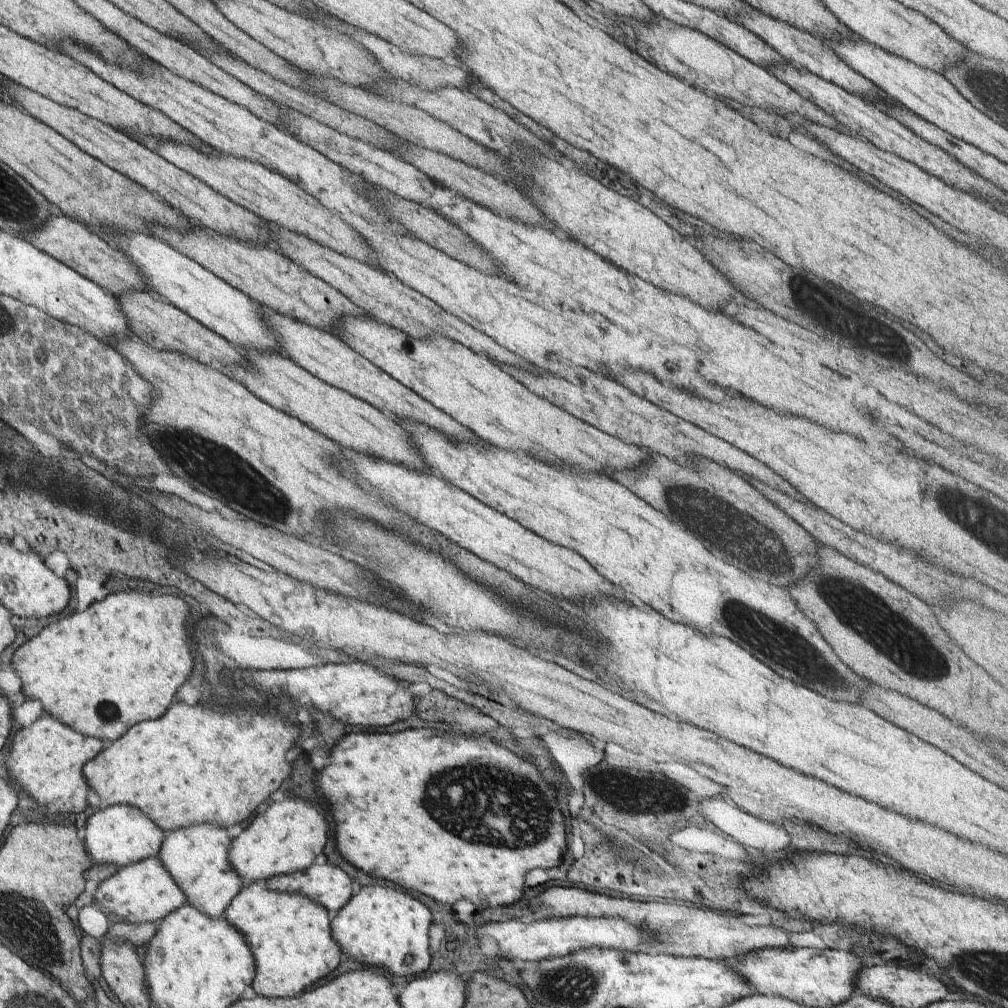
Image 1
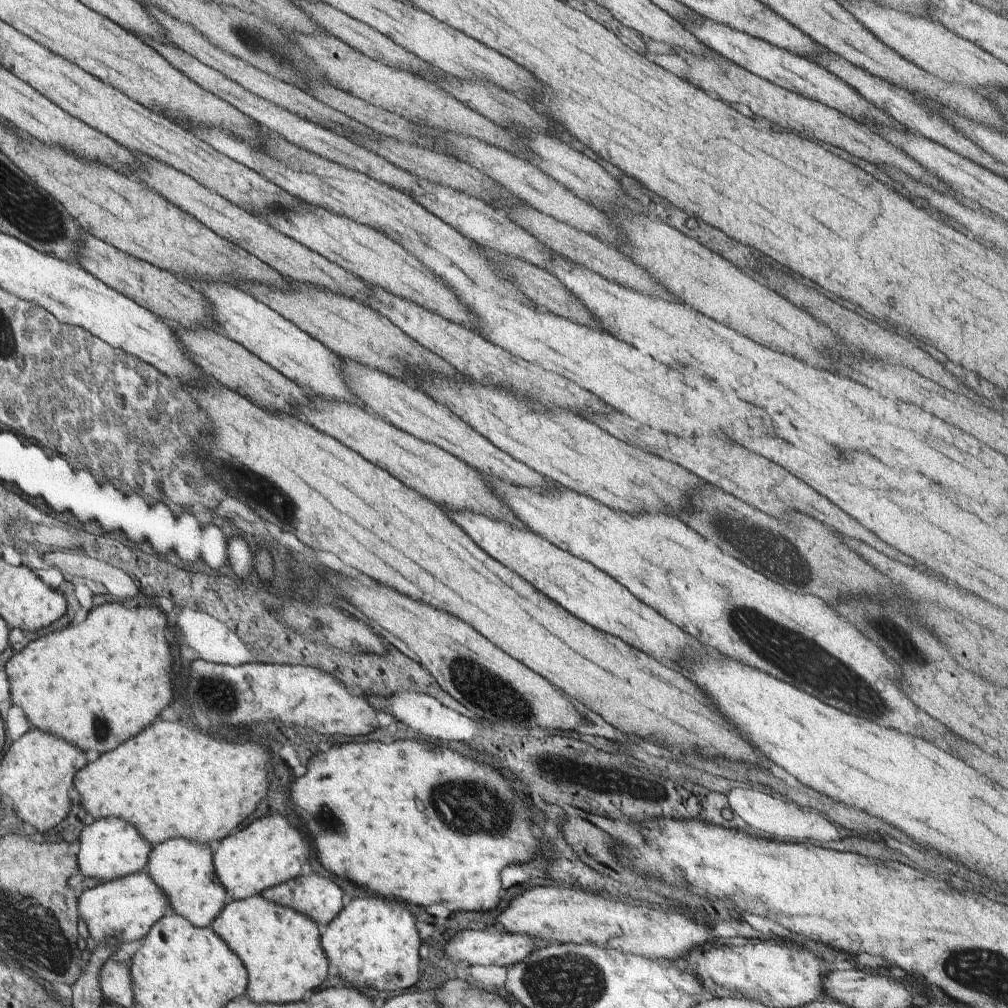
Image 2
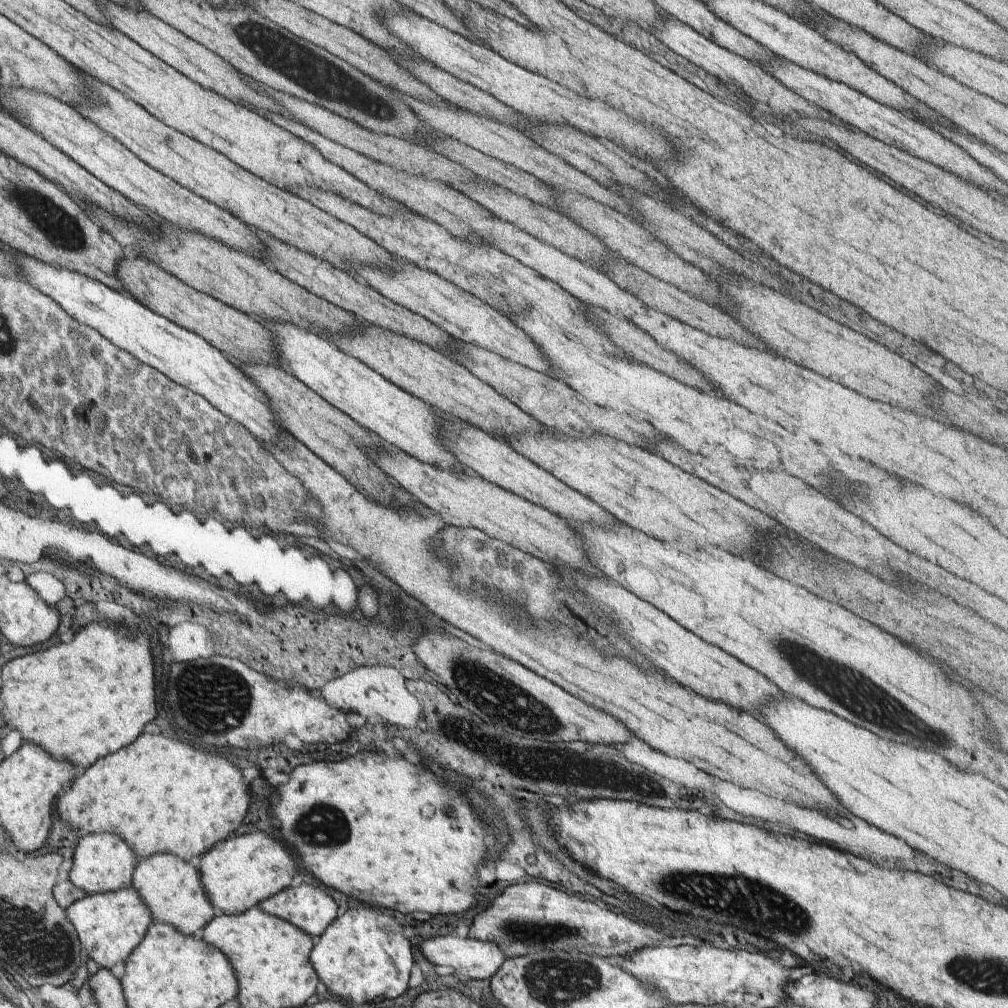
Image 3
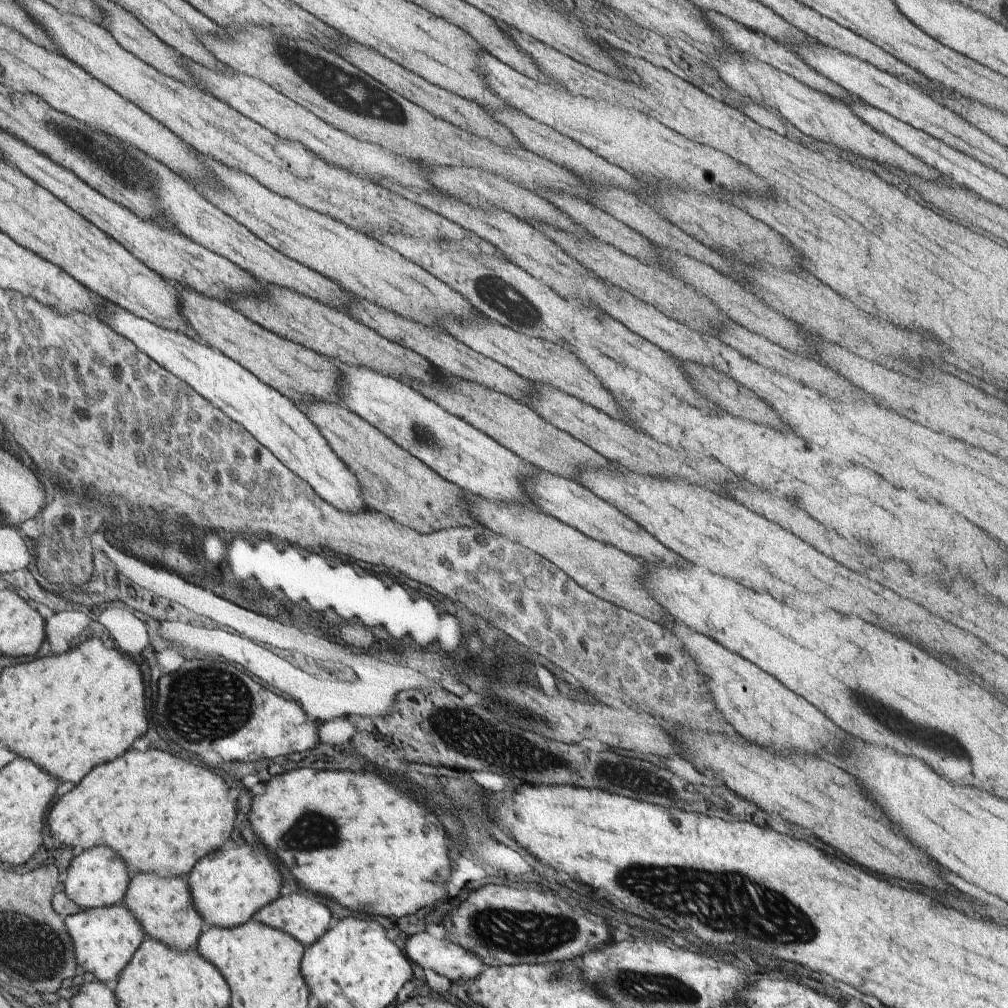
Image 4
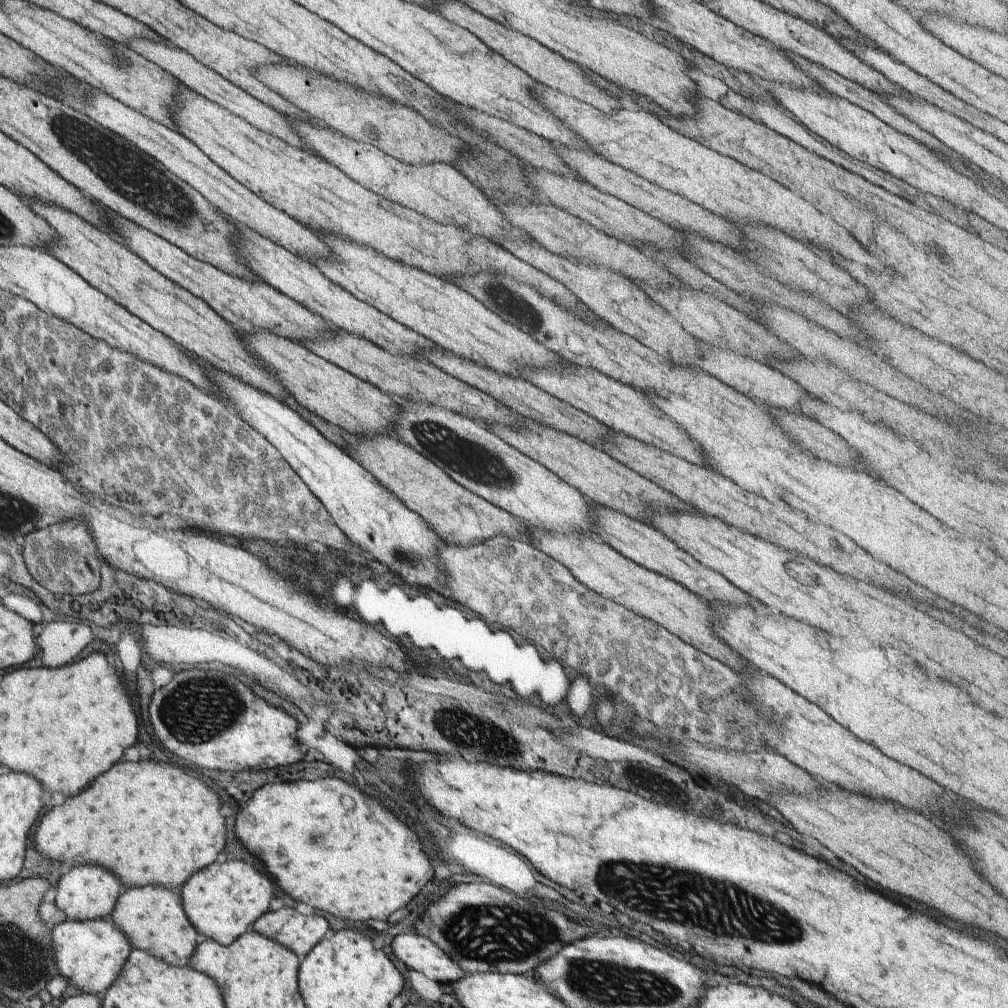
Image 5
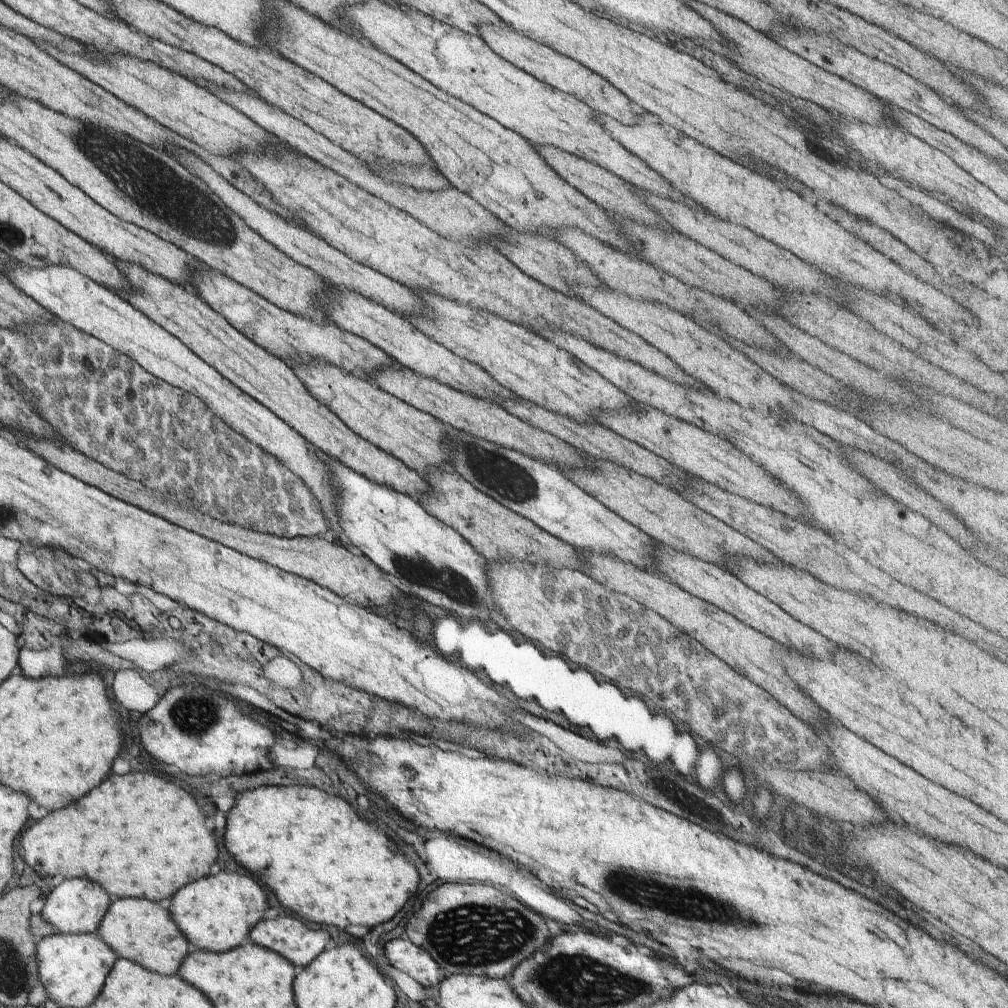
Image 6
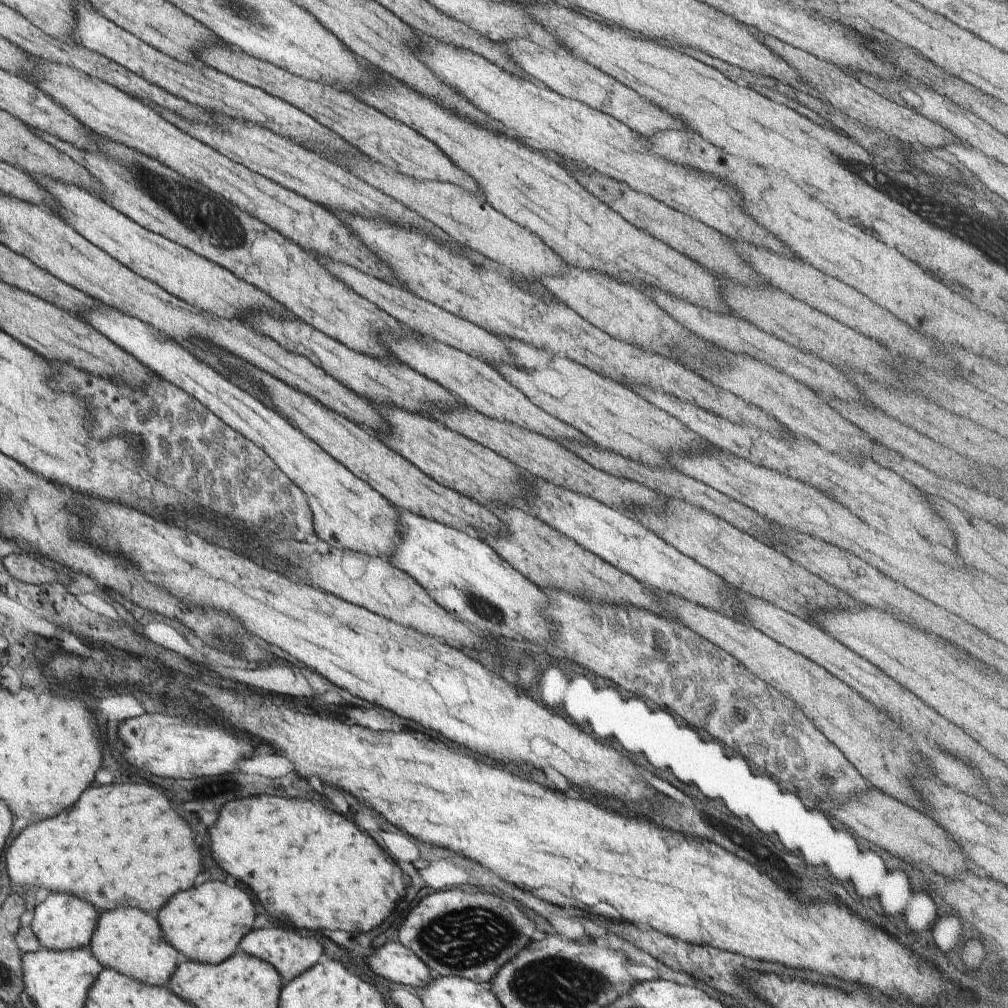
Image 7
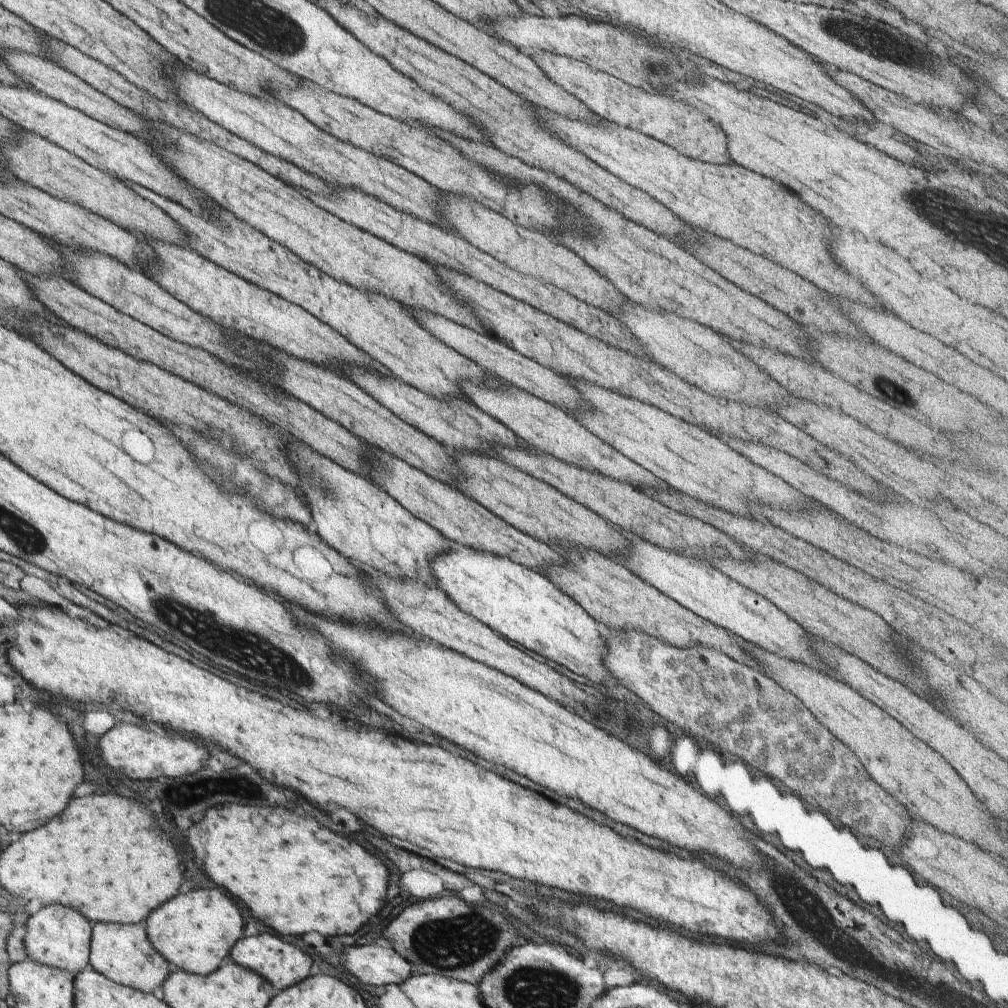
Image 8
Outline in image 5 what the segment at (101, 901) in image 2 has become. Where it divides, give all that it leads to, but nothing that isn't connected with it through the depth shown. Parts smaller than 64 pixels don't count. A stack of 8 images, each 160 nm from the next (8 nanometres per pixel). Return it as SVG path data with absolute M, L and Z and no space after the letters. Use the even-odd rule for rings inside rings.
M111 918L91 921L67 919L51 928L55 963L59 975L82 992L102 996L115 982L132 952L131 942Z

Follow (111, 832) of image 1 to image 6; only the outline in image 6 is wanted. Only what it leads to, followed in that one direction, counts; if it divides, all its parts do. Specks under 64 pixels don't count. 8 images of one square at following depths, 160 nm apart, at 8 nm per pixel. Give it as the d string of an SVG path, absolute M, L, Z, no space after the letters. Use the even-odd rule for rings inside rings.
M81 878L64 879L45 899L45 905L40 914L54 927L56 933L67 935L96 933L100 920L103 920L107 914L108 906L110 906L108 893L99 884Z

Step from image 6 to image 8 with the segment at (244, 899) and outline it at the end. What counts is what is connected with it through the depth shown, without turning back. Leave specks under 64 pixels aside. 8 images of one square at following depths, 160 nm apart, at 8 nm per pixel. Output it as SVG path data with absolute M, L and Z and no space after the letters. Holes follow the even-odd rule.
M218 888L176 895L160 905L146 921L147 937L152 946L172 964L173 969L197 975L214 973L220 968L222 960L240 940L245 928L238 906Z

